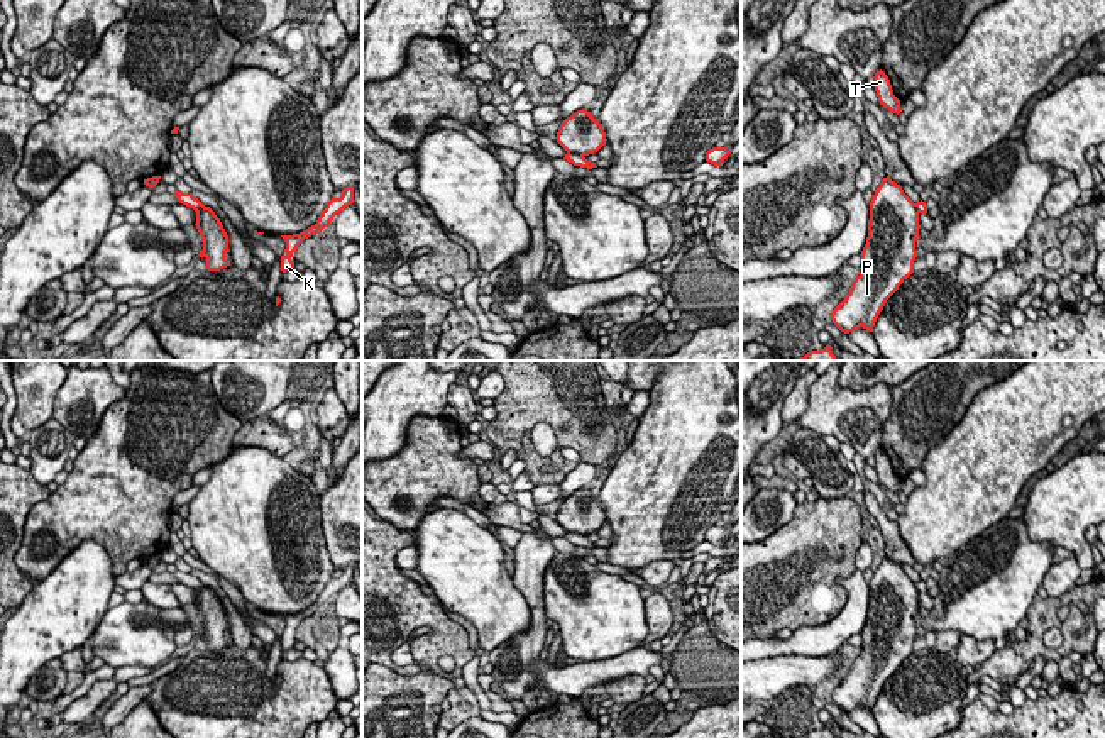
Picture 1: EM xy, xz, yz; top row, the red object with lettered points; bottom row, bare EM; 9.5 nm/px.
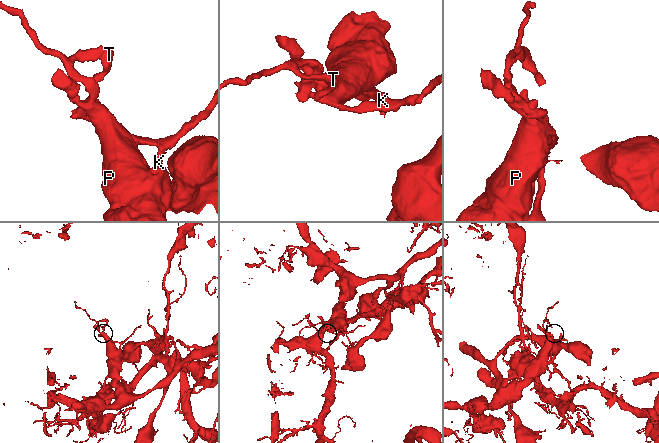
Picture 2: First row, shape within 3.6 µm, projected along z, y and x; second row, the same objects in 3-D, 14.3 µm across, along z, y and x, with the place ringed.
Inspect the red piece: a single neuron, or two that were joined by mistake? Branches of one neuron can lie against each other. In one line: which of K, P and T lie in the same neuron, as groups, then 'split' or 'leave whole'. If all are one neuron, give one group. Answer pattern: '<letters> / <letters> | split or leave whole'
K T / P | split

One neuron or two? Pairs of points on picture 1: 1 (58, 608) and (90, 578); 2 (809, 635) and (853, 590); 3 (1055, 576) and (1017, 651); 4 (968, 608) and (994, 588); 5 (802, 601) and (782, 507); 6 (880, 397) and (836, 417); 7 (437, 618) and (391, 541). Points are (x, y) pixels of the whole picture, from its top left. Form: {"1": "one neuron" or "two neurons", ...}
{"1": "one neuron", "2": "one neuron", "3": "two neurons", "4": "one neuron", "5": "two neurons", "6": "one neuron", "7": "one neuron"}

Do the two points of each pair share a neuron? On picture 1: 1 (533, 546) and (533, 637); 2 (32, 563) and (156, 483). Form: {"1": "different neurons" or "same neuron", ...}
{"1": "same neuron", "2": "same neuron"}

